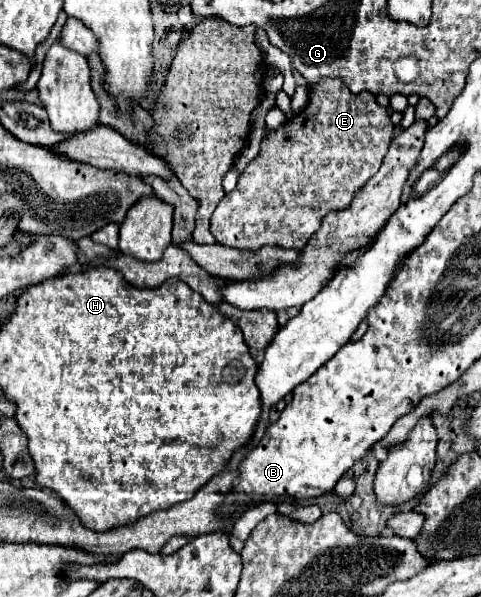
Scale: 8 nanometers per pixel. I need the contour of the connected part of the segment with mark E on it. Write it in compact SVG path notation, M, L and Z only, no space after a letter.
M324 77L318 83L308 85L308 95L310 103L306 109L296 113L278 129L266 129L258 157L252 159L240 175L236 189L224 195L218 203L210 221L210 231L218 243L242 251L258 251L266 245L302 249L318 231L322 219L330 213L348 209L356 193L378 171L394 137L394 125L388 109L378 105L370 91L350 93L348 85L336 77Z

